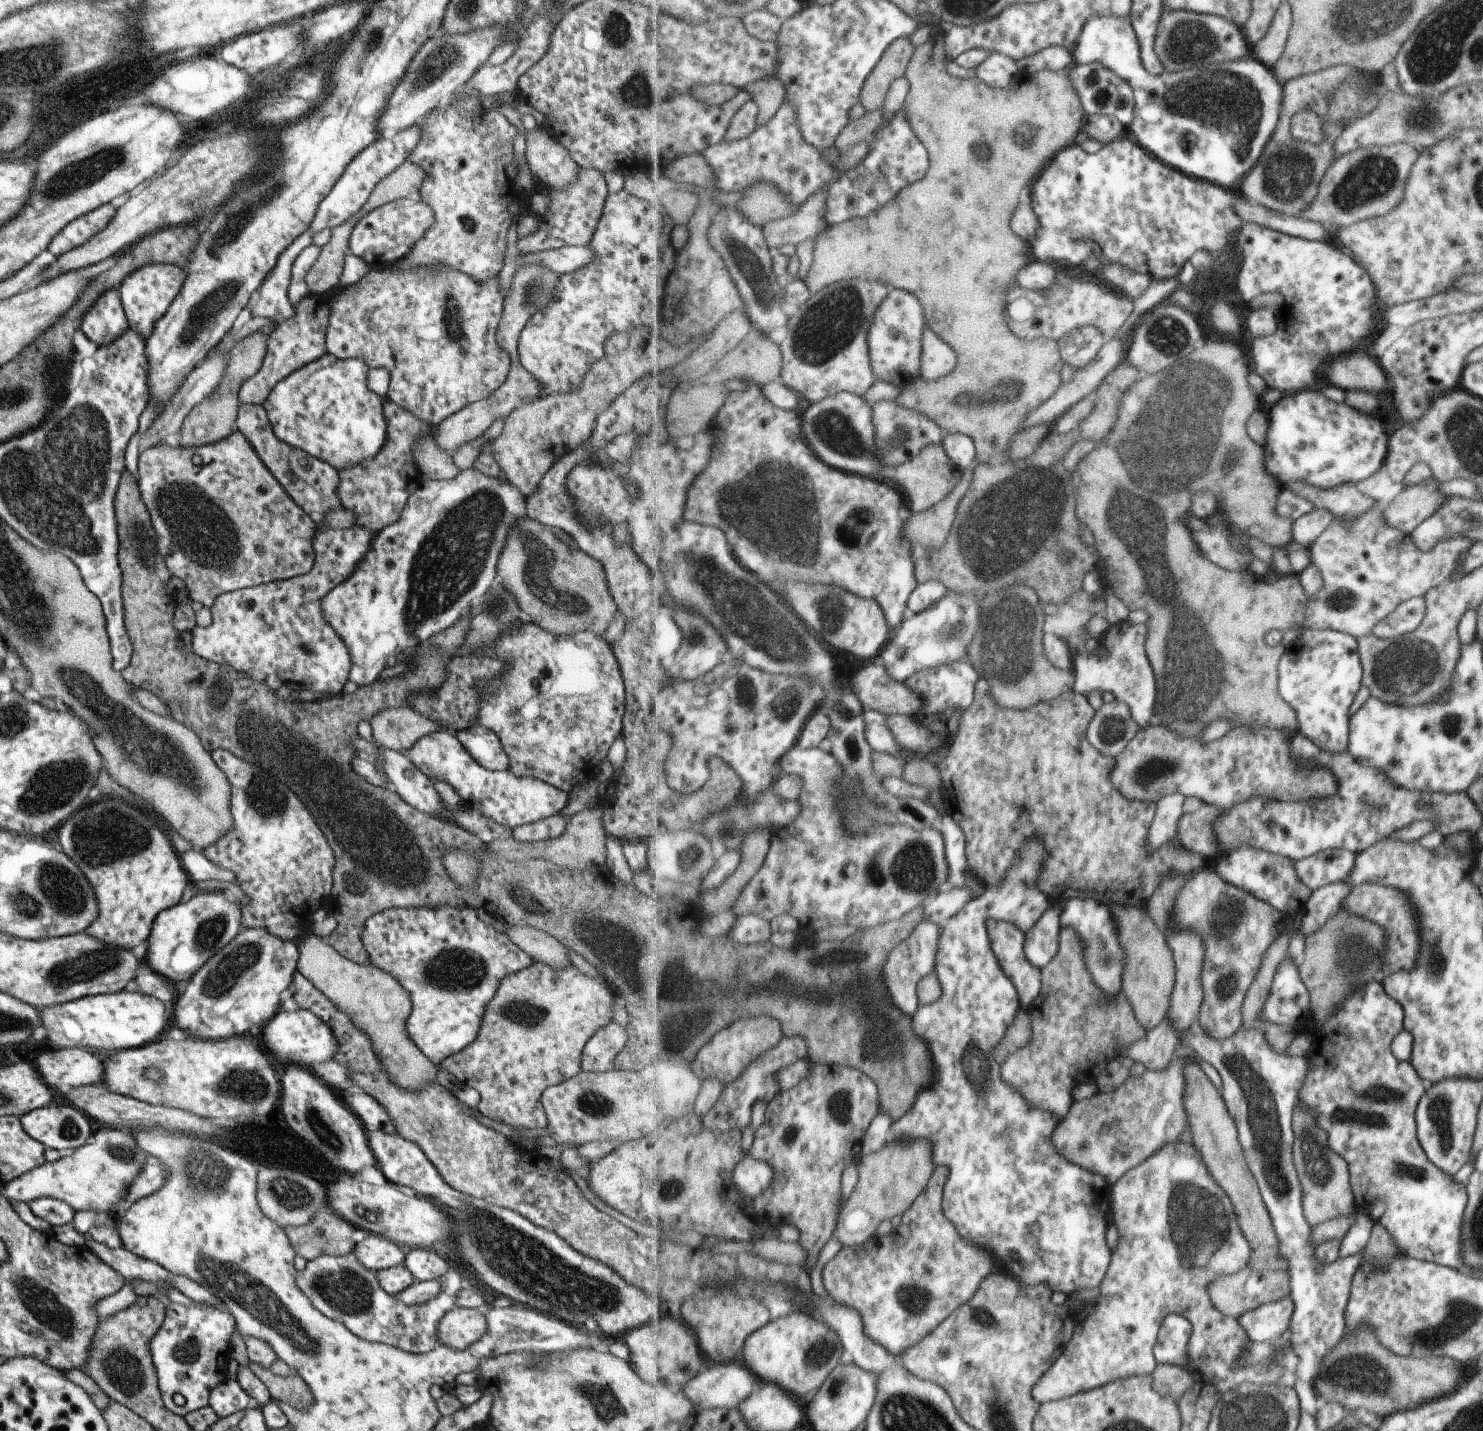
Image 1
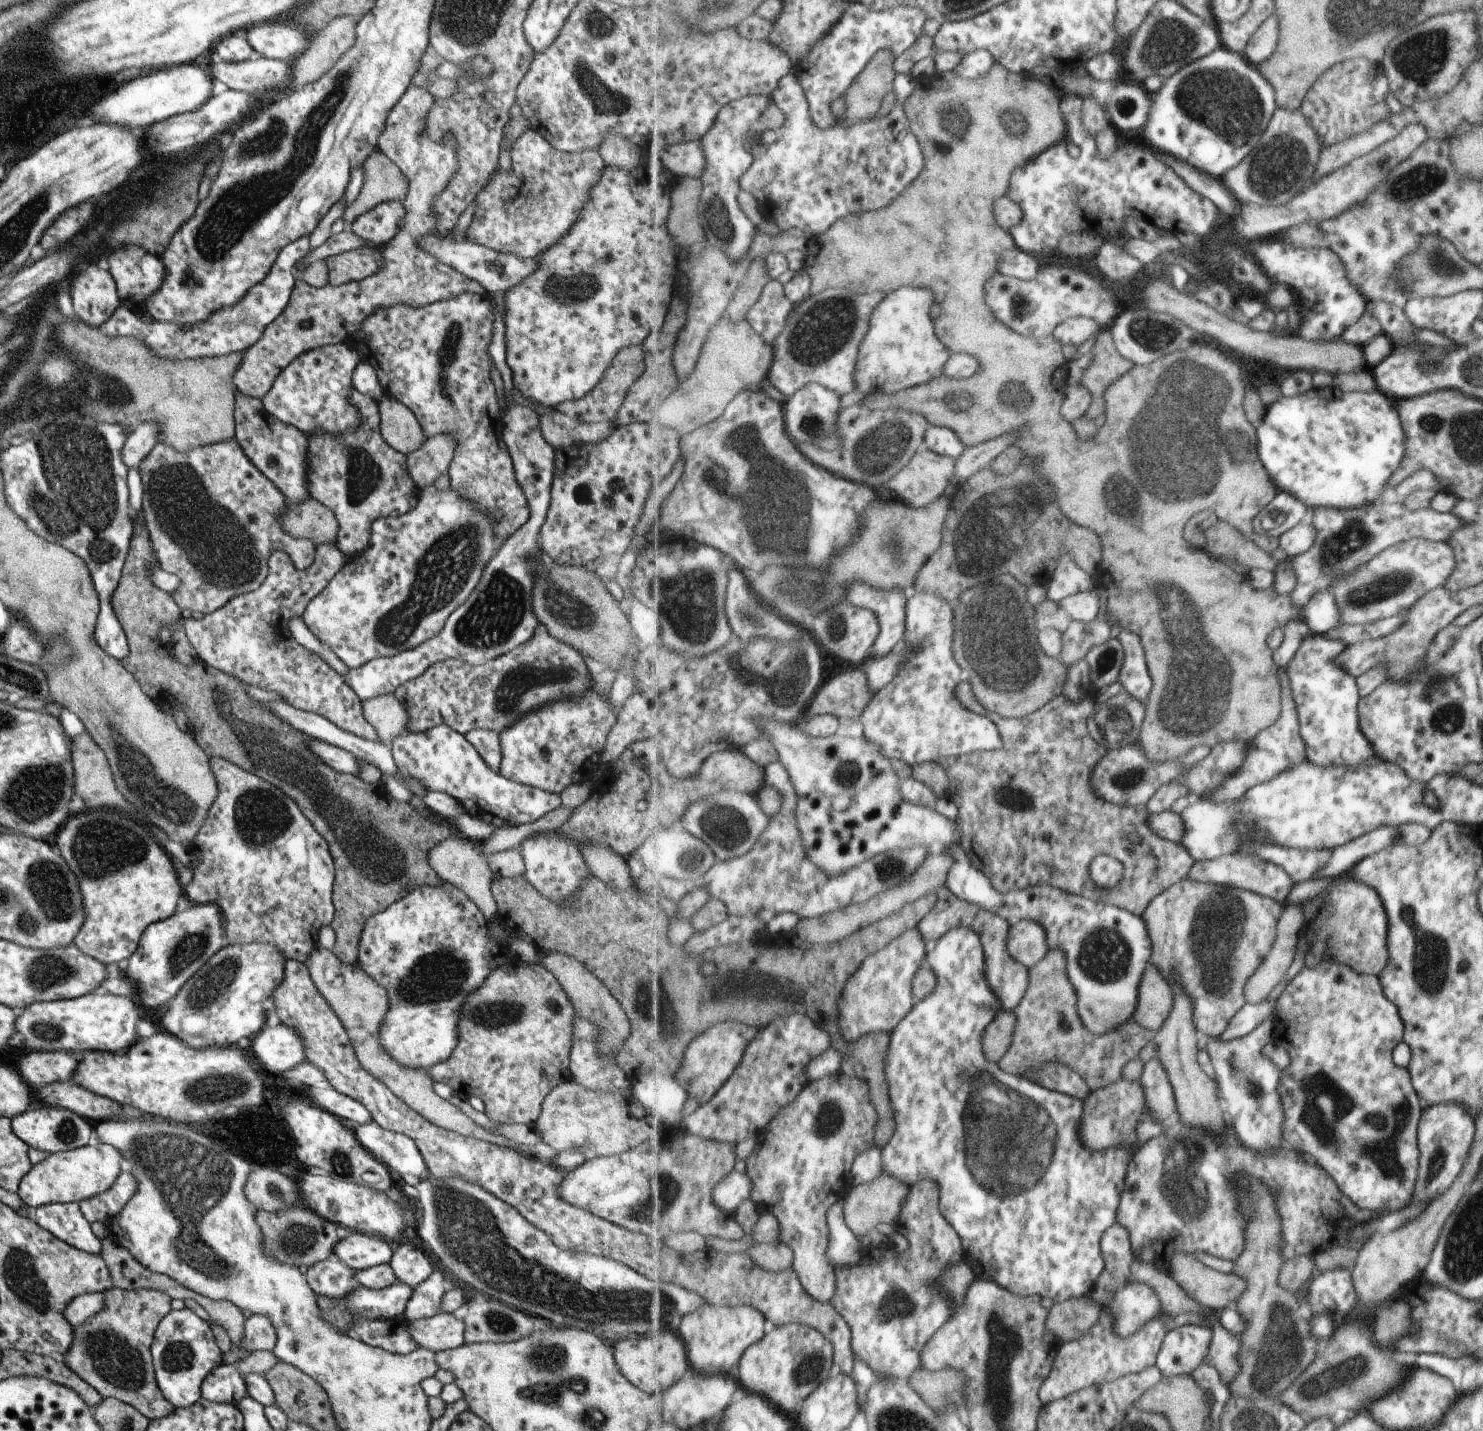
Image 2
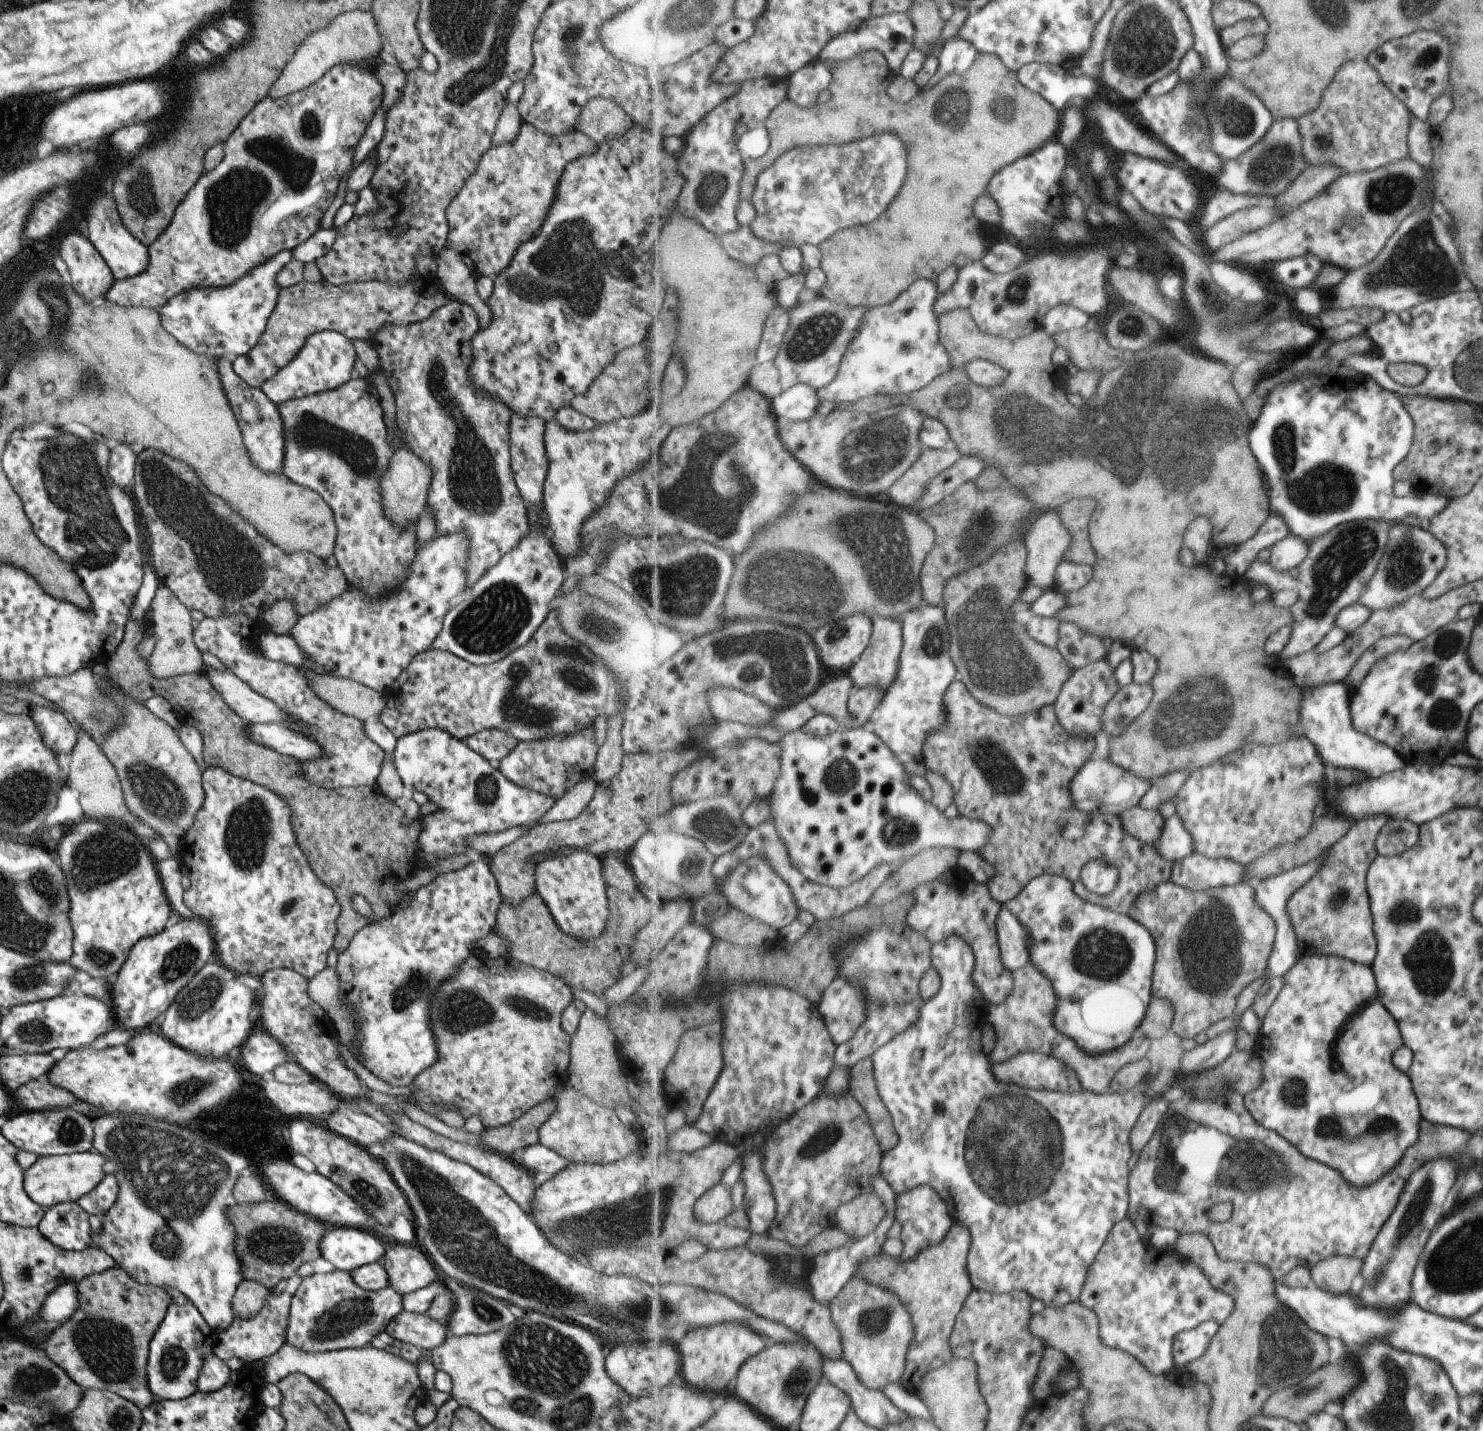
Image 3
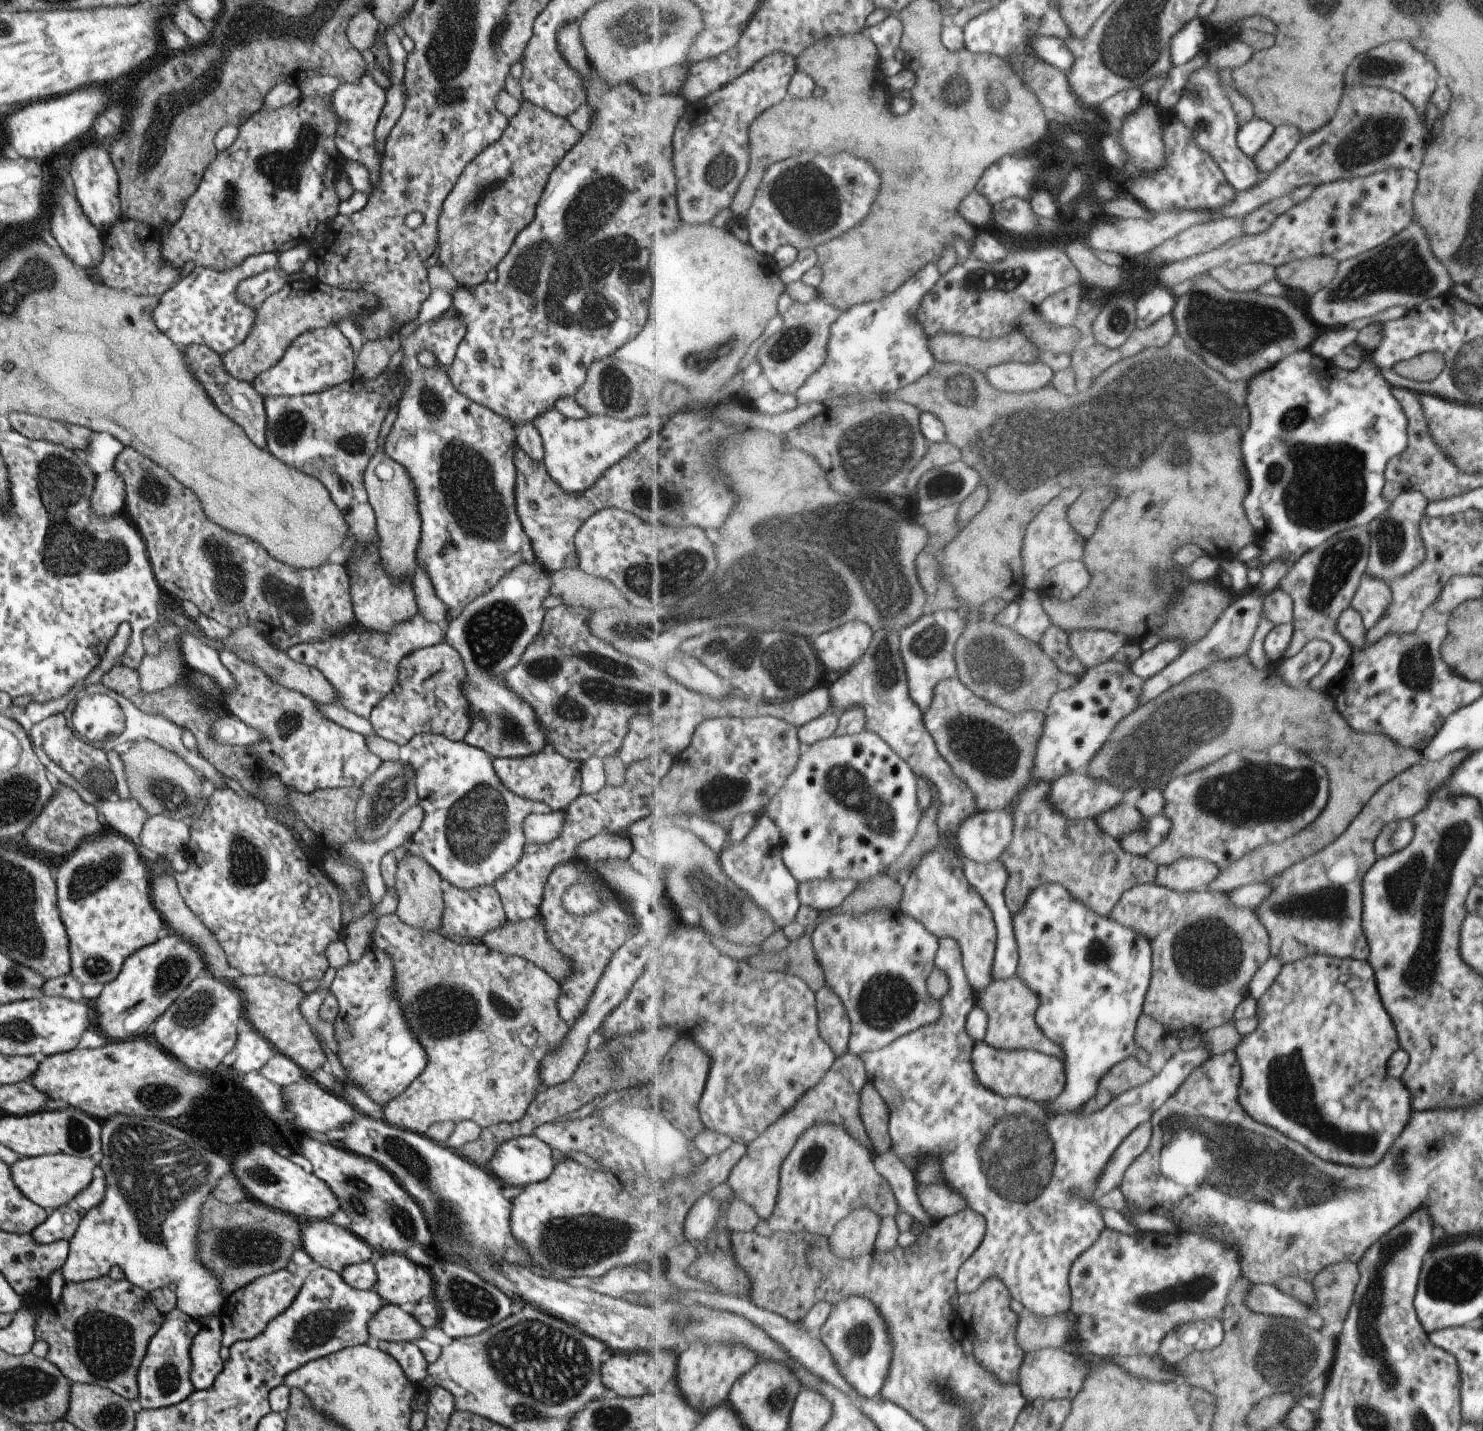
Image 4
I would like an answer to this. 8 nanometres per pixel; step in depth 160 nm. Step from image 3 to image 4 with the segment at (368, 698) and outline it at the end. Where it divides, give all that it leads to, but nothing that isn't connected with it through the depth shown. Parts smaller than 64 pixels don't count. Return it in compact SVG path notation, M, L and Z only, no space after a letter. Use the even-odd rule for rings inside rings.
M237 627L230 629L228 635L221 640L226 651L231 651L239 660L259 667L263 673L279 686L301 693L314 703L335 703L334 690L328 680L316 669L309 665L291 660L285 652L271 646L263 635L253 627Z

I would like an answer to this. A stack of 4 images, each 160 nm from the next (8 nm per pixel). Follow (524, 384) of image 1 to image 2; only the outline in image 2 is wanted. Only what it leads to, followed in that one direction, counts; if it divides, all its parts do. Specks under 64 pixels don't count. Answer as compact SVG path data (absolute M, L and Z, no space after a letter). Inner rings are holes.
M437 434L423 442L415 452L406 455L409 478L413 480L418 490L423 489L423 486L434 484L435 479L448 470L455 446L457 444L453 436Z

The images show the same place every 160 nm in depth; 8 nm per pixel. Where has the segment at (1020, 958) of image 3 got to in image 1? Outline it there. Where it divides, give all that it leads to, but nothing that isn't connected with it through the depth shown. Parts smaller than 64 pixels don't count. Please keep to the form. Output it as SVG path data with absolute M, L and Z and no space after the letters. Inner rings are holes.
M1053 904L1045 914L1041 916L1038 923L1026 932L1026 955L1036 967L1042 969L1058 954L1060 936L1063 926L1060 914L1060 904Z

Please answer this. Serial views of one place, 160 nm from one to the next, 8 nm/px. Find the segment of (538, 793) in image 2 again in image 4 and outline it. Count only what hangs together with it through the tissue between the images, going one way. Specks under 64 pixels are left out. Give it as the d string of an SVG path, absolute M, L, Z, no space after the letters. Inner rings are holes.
M425 733L413 736L413 738L409 739L407 744L411 747L411 754L409 754L407 762L414 768L414 785L417 797L416 804L421 807L423 818L419 828L410 836L404 856L417 857L423 862L426 862L433 870L436 870L436 873L440 876L440 879L445 885L453 885L455 888L463 889L464 891L469 891L476 887L491 887L494 880L497 880L500 876L509 872L519 862L525 844L524 834L522 833L522 824L525 822L525 819L535 816L537 813L551 811L550 806L539 801L527 800L526 798L509 792L501 784L501 781L492 769L491 763L493 758L480 748L468 745L463 741L450 741L443 735L430 735Z

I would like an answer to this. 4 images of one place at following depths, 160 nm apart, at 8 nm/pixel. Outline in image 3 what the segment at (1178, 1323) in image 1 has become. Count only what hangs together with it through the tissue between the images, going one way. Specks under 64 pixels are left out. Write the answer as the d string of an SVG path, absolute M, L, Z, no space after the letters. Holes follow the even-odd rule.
M1206 1321L1192 1330L1185 1330L1175 1336L1173 1344L1173 1362L1175 1369L1182 1371L1187 1368L1189 1362L1201 1358L1207 1348L1211 1346L1211 1340L1219 1332L1221 1326L1215 1321Z

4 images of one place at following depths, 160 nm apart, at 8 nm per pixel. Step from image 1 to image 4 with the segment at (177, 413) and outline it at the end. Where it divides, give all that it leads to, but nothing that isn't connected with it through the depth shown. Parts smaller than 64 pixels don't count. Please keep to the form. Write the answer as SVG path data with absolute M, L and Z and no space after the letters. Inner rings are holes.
M112 468L96 476L88 505L95 516L110 517L123 512L123 499L123 481Z

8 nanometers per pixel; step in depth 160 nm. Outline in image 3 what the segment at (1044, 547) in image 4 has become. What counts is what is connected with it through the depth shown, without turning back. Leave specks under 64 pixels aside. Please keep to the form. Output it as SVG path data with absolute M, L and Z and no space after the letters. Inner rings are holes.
M1059 512L1045 513L1027 535L1026 576L1028 583L1044 592L1054 587L1057 568L1065 560L1072 538L1063 526Z

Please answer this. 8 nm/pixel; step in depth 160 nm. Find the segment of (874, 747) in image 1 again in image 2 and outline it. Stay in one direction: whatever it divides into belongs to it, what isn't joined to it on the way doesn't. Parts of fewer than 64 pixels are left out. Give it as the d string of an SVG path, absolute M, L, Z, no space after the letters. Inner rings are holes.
M933 592L910 593L907 604L905 644L915 646L915 656L903 664L898 676L877 694L867 706L860 720L863 722L867 740L881 746L883 754L890 759L901 760L911 767L941 759L943 756L961 756L971 752L995 751L1002 747L1002 730L991 718L971 712L959 702L958 686L966 680L965 670L953 652L954 604L941 594Z

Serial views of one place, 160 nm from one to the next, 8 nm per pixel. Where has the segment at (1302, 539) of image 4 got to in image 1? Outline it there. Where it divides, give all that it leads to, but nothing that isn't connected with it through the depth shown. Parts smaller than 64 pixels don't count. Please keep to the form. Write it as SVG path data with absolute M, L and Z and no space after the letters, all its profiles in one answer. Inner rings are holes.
M1318 388L1284 396L1268 413L1271 416L1264 444L1265 466L1283 485L1301 482L1320 489L1333 489L1341 484L1354 484L1377 472L1386 458L1388 433L1379 424L1379 420L1361 414L1343 402L1337 404L1325 398Z

